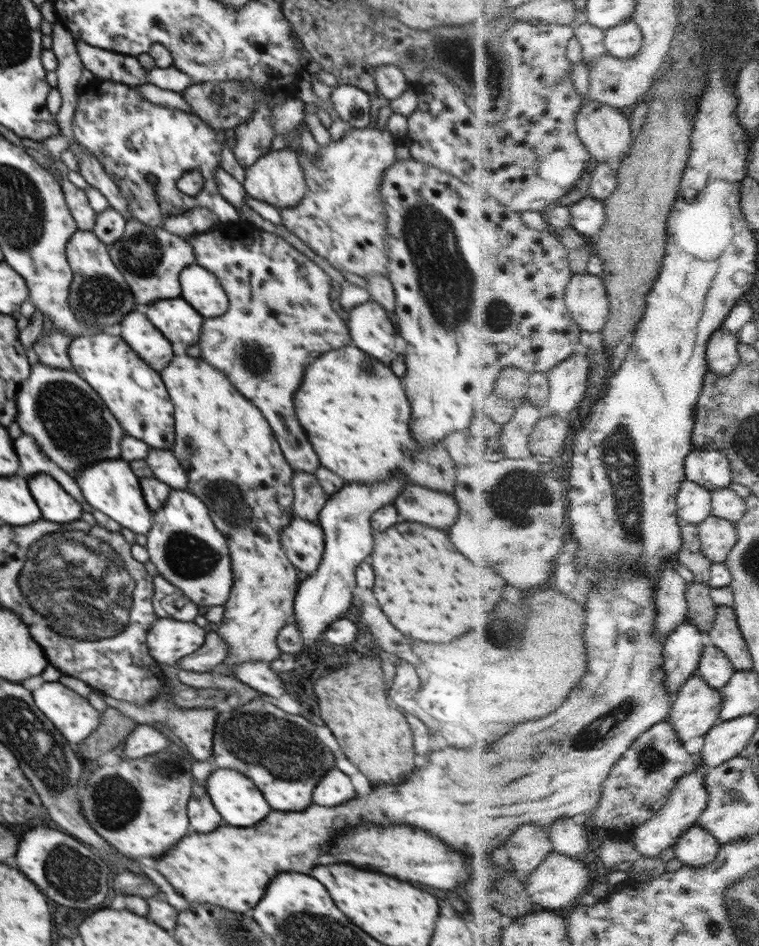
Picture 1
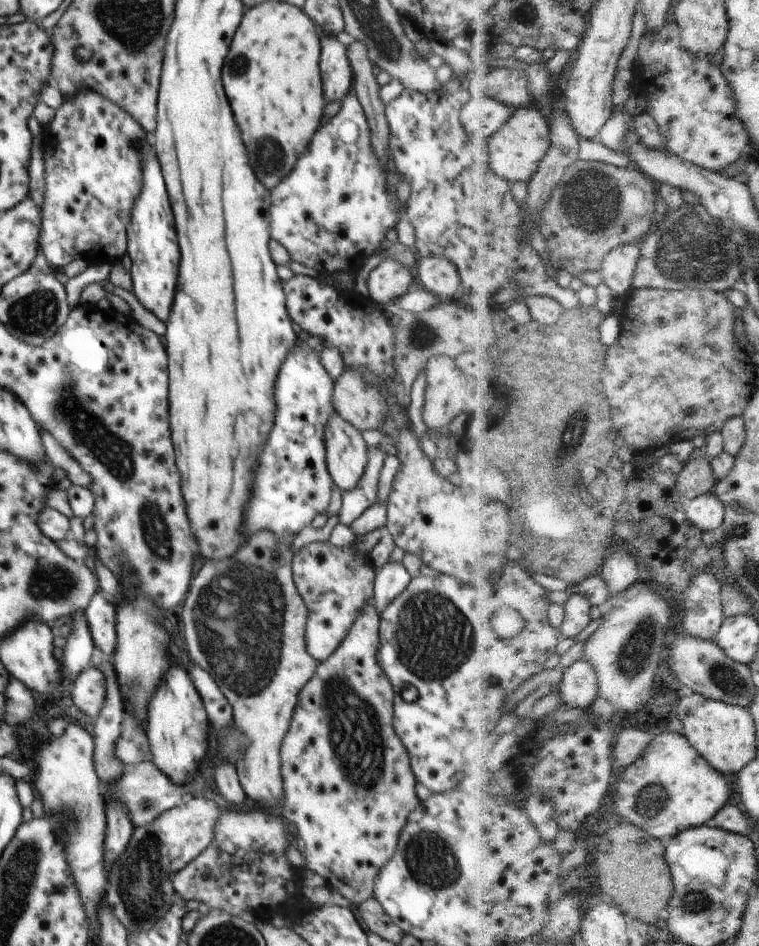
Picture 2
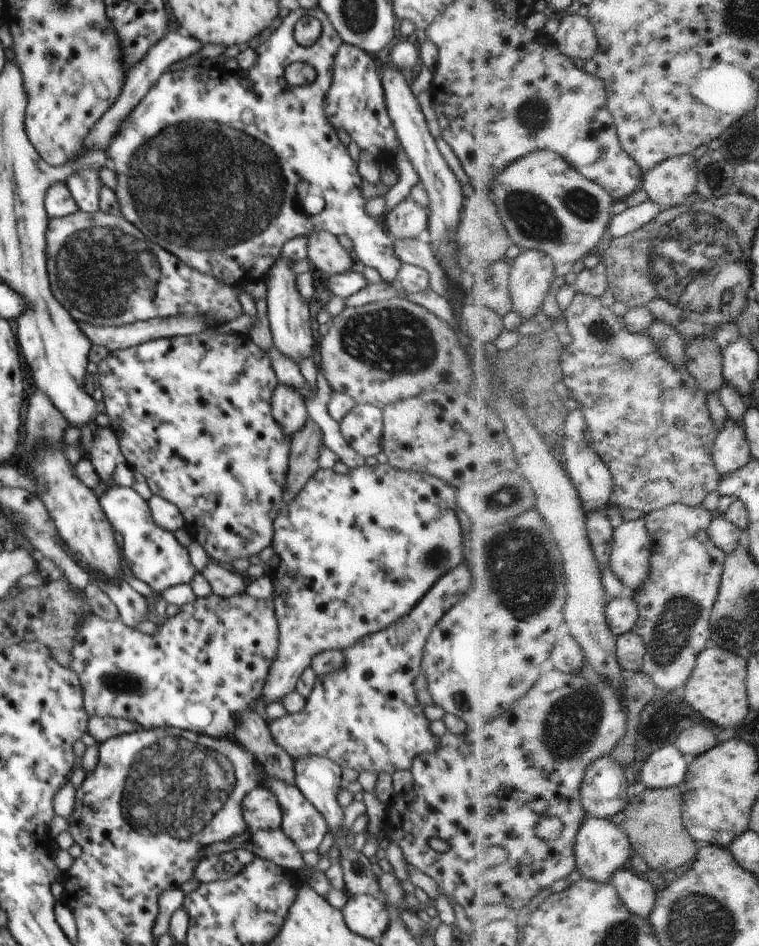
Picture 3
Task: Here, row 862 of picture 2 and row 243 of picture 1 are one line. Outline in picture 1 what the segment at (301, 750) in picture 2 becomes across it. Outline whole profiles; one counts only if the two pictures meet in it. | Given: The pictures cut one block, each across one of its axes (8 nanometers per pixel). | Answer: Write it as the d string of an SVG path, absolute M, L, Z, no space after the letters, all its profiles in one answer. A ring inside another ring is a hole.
M293 97L277 102L273 108L274 136L286 138L284 149L298 154L307 184L306 196L296 207L279 210L281 224L336 270L358 274L364 279L376 274L387 276L386 217L379 188L386 168L396 161L396 137L388 129L351 128L340 140L331 140L327 146L318 145L316 159L310 159L302 151L300 139L288 134L304 120L305 104Z

